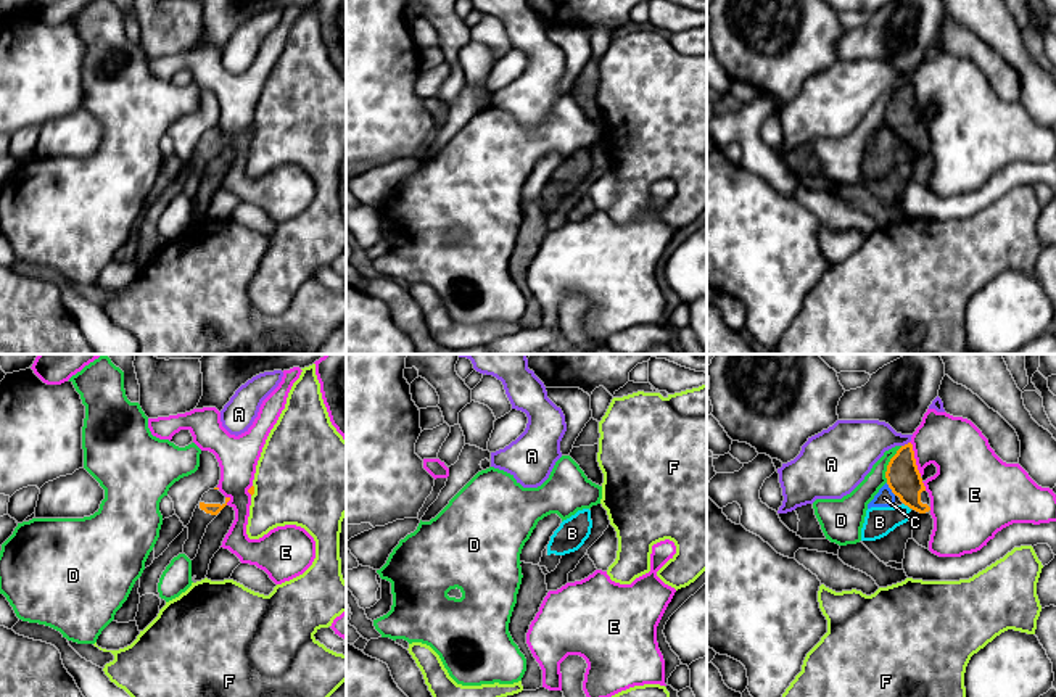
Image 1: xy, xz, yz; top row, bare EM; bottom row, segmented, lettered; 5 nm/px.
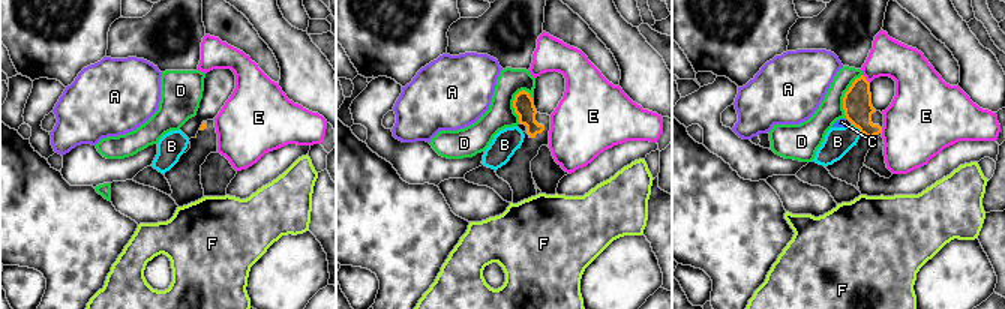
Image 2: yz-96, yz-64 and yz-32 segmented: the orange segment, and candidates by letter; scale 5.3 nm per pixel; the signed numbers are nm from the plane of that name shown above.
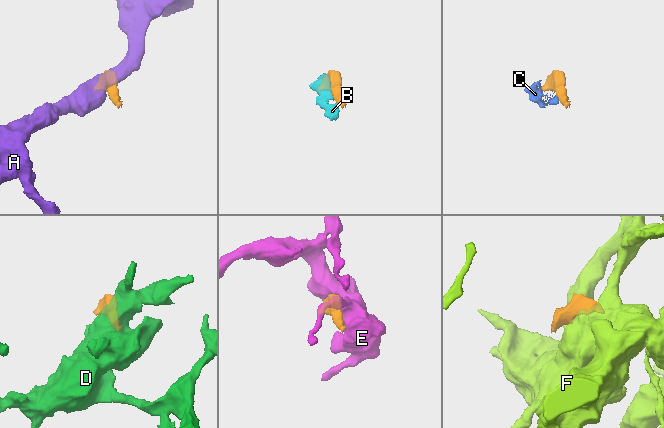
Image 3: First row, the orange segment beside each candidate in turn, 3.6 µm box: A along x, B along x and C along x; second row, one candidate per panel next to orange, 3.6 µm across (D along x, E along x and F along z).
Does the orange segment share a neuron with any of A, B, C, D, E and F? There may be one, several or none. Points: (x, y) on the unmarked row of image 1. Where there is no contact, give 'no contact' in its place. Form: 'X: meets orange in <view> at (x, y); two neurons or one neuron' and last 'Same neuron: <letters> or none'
A: meets orange in yz at (905, 84); two neurons
B: meets orange in yz at (907, 144); two neurons
C: meets orange in yz at (890, 127); two neurons
D: meets orange in yz at (889, 103); two neurons
E: meets orange in yz at (915, 98); two neurons
F: meets orange in xy at (253, 131); two neurons
Same neuron: none

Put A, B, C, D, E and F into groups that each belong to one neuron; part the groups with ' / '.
A / B C / D / E / F

